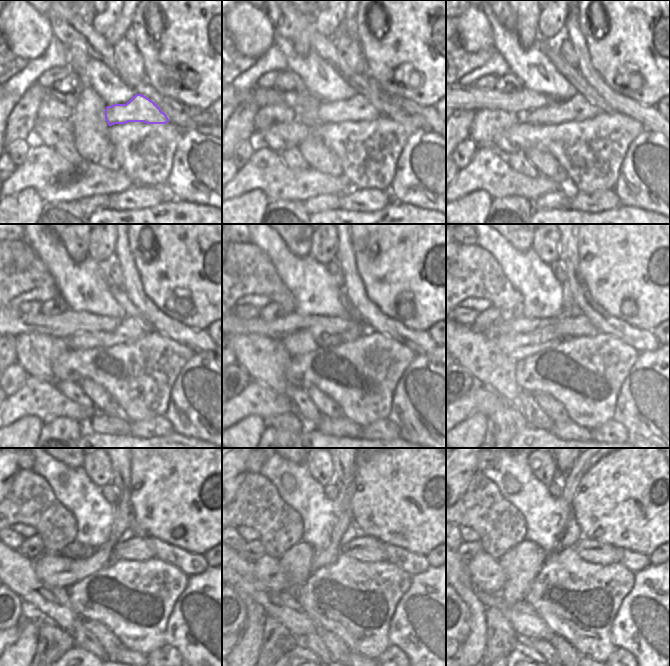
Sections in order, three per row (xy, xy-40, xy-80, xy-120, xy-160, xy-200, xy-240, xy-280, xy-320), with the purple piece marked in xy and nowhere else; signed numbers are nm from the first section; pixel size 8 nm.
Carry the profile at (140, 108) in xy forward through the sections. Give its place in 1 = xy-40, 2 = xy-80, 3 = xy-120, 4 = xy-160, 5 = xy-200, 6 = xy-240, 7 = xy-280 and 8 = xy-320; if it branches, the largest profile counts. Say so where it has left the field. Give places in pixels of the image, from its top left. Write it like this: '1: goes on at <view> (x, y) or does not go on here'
1: goes on at xy-40 (356, 109)
2: goes on at xy-80 (578, 108)
3: goes on at xy-120 (129, 330)
4: goes on at xy-160 (298, 343)
5: goes on at xy-200 (517, 346)
6: goes on at xy-240 (56, 570)
7: goes on at xy-280 (267, 570)
8: goes on at xy-320 (486, 574)

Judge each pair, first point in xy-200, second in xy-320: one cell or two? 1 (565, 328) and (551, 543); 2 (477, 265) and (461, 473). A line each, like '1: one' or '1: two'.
1: two
2: two

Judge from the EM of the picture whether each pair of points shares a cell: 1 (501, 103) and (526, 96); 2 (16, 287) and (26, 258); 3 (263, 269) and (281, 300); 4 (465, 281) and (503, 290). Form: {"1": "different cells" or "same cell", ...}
{"1": "same cell", "2": "different cells", "3": "same cell", "4": "same cell"}

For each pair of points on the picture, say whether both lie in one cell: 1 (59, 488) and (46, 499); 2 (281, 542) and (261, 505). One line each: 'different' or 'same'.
1: different
2: same

